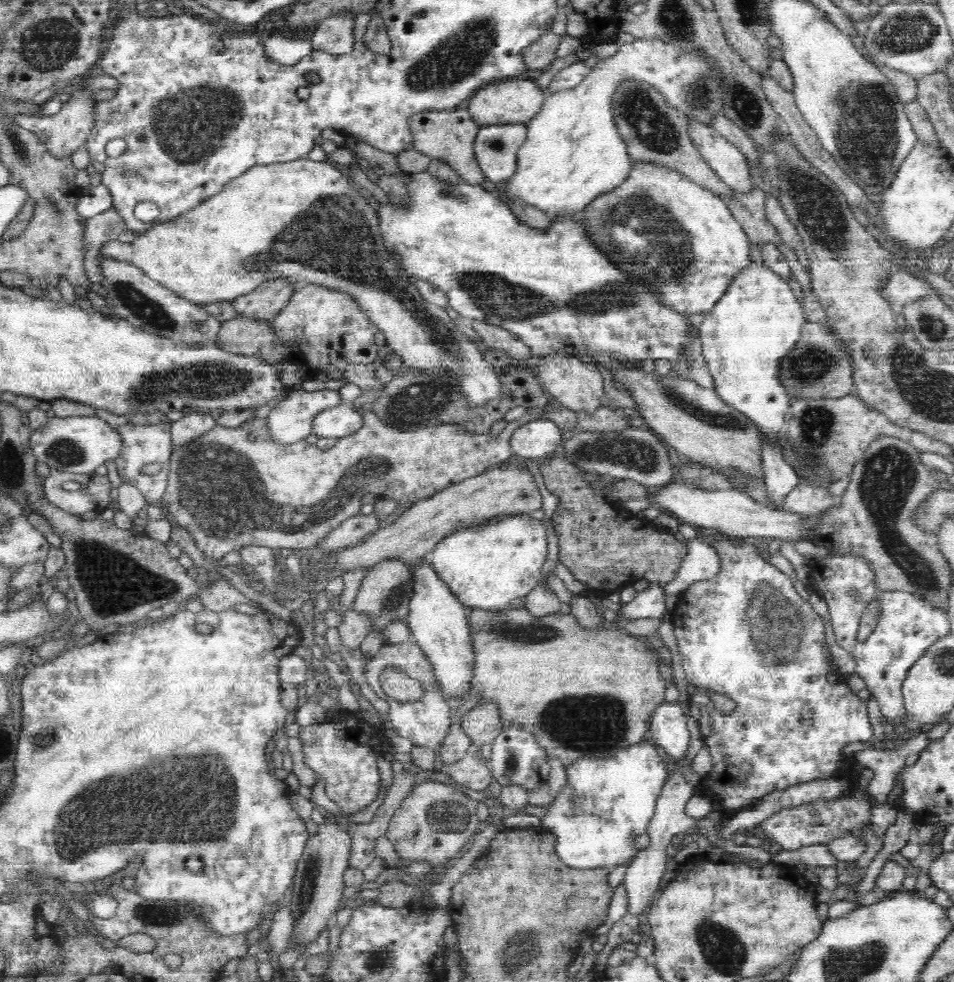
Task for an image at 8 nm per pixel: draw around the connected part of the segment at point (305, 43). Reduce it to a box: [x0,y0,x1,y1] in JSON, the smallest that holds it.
[264,31,313,66]

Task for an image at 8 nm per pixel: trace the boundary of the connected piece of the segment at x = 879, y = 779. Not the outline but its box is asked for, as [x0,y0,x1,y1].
[854,732,930,803]

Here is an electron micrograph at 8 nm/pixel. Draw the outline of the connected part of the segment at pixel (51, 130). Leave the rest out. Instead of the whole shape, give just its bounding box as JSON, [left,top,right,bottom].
[13,89,96,159]

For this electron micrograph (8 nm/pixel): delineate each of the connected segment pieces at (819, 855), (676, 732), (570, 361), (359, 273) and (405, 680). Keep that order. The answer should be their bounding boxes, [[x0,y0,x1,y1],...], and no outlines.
[[771,843,841,866],[649,701,692,761],[537,354,604,412],[100,157,502,409],[381,668,425,703]]

